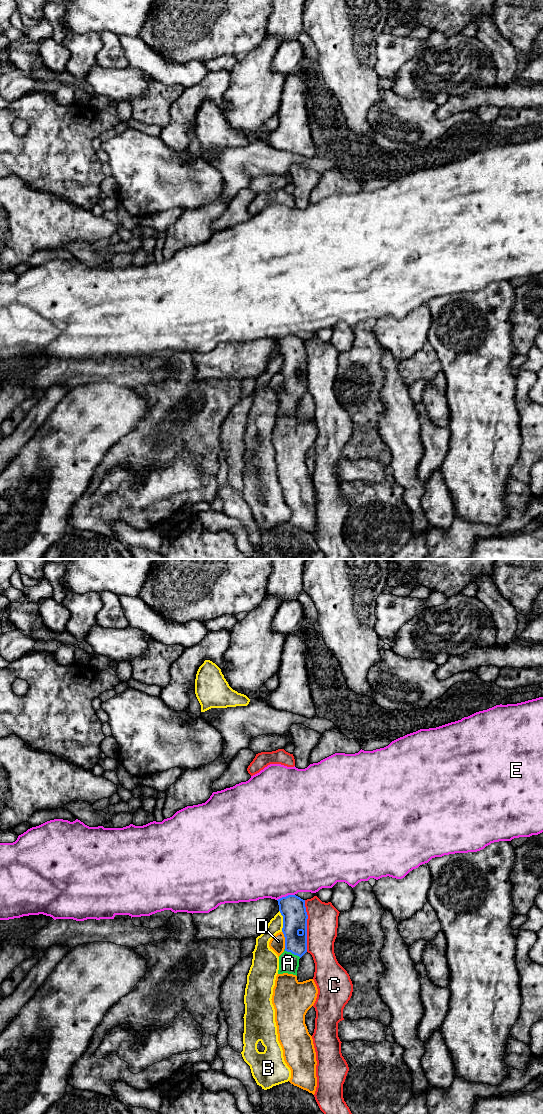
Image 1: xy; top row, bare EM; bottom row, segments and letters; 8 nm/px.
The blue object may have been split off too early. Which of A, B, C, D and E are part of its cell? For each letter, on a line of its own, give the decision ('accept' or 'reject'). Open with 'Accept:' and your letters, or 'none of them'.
Accept: A
A: accept
B: reject
C: reject
D: reject
E: reject

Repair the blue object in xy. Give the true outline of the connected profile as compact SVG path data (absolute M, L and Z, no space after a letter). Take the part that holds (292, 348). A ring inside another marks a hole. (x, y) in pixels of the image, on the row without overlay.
M288 335L277 340L283 356L282 372L285 389L279 396L278 414L297 416L299 399L307 392L307 359L305 340L296 335Z

